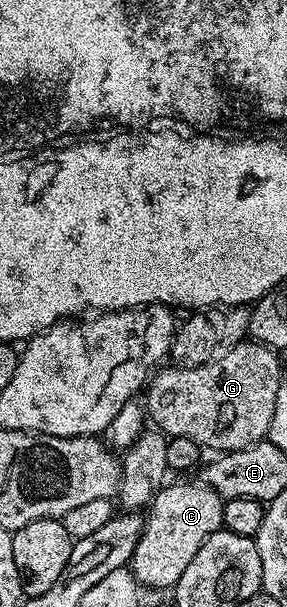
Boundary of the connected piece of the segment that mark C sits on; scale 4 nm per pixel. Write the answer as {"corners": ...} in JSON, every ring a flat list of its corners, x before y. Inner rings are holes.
{"corners":[[201,481,172,483,163,486,149,504,150,516,148,514,145,516,142,535,138,538,138,544,134,550,134,558,128,564,134,573,134,578,143,588,173,588,174,584,180,581,180,573,184,573,184,569,188,569,192,557,196,557,196,553,200,553,200,545,204,545,204,541,208,541,208,537,212,537,212,533,216,533,222,527,222,504,224,501,211,487]]}

